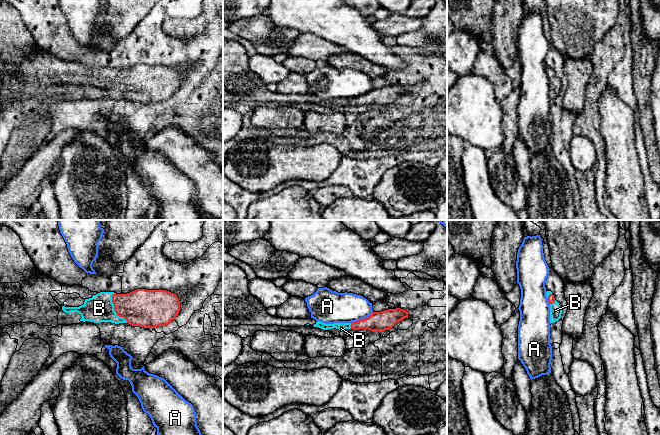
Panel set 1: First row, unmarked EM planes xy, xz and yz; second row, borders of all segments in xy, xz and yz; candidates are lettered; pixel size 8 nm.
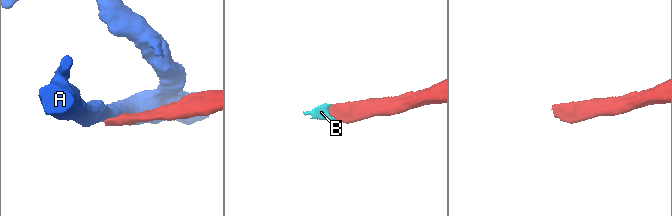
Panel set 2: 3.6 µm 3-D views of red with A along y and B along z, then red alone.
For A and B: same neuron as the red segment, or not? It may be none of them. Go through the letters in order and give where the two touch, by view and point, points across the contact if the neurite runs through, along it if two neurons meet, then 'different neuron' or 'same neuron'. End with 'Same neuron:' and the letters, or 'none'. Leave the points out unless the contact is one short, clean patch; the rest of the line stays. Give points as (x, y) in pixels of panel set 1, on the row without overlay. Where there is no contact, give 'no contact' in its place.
A: meets red in xz at (362, 95); border along xz (373, 88), (351, 99); different neuron
B: meets red in xy at (114, 85); runs through xy (145, 84), (114, 85), (99, 84); same neuron
Same neuron: B

